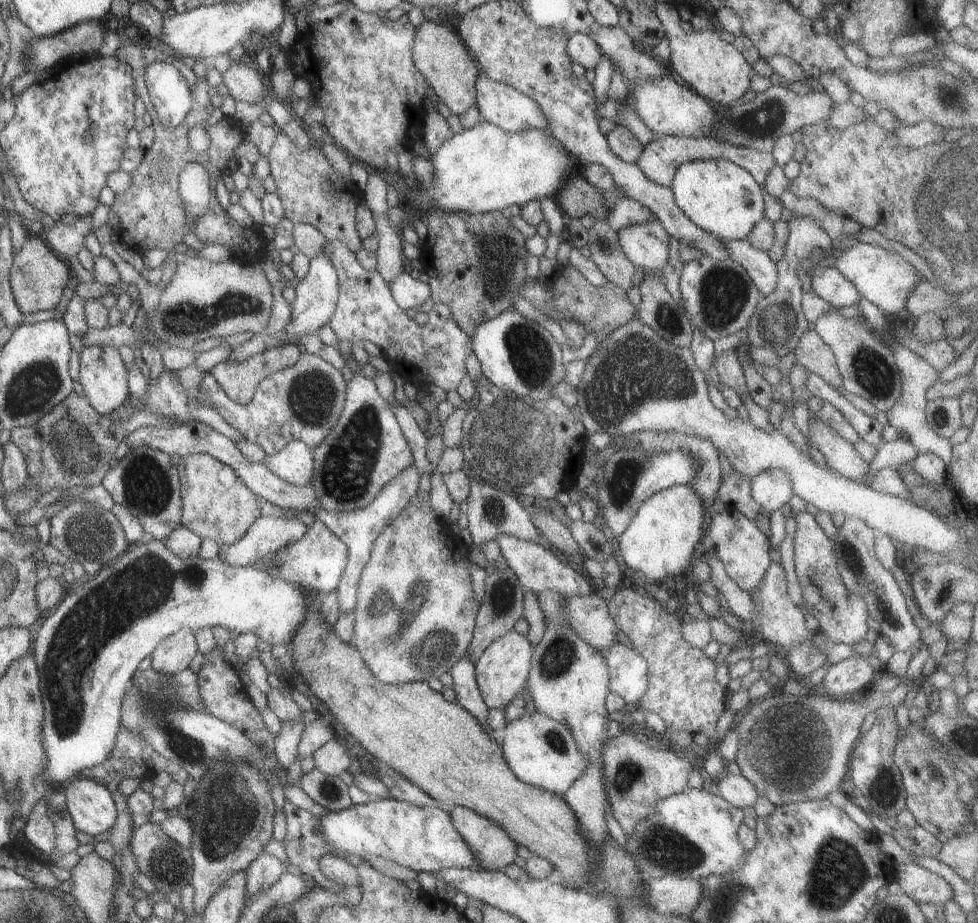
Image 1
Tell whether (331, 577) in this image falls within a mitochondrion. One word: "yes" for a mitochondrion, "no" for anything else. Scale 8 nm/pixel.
no

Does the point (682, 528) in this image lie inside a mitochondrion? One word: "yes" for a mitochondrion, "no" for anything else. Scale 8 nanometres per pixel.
no

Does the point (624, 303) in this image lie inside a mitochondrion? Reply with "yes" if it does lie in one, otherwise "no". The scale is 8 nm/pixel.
no

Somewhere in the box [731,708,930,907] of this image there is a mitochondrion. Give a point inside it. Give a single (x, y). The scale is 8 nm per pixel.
(885, 788)

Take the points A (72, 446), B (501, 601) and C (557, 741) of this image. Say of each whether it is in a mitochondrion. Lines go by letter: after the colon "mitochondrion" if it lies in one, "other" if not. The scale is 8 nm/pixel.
A: mitochondrion
B: mitochondrion
C: mitochondrion

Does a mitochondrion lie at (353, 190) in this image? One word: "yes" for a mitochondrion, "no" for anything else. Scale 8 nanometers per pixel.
no

